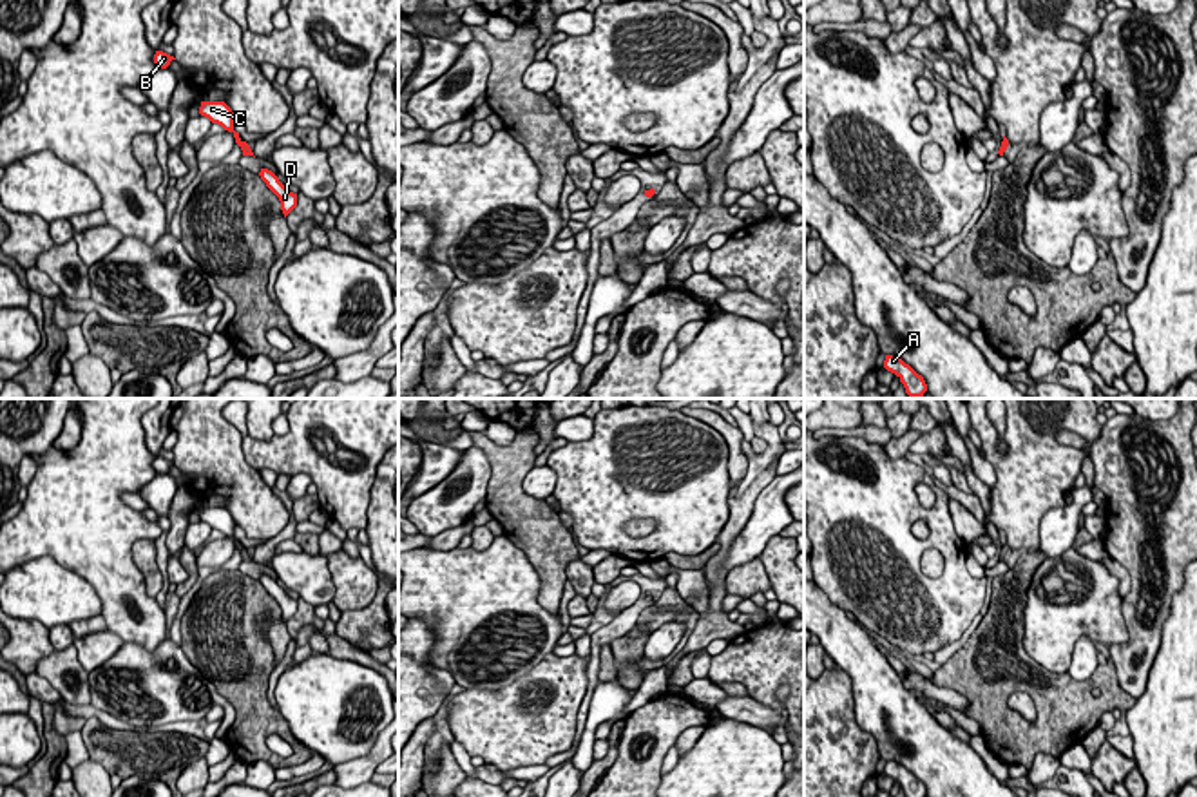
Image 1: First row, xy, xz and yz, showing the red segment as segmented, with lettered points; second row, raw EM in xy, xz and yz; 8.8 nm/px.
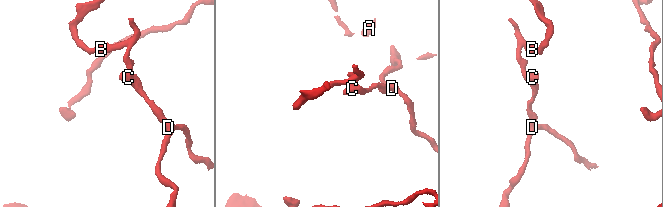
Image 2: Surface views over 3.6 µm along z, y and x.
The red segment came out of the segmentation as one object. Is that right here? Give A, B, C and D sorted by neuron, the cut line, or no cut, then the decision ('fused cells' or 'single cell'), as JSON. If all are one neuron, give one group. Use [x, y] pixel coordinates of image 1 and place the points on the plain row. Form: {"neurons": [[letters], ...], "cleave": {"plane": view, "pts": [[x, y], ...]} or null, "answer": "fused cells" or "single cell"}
{"neurons": [["A", "D"], ["B", "C"]], "cleave": {"plane": "xy", "pts": [[245, 547], [241, 553]]}, "answer": "fused cells"}

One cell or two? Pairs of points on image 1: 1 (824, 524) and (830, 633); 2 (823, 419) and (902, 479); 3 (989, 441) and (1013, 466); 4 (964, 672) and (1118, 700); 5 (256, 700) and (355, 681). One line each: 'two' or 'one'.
1: two
2: two
3: one
4: one
5: two

